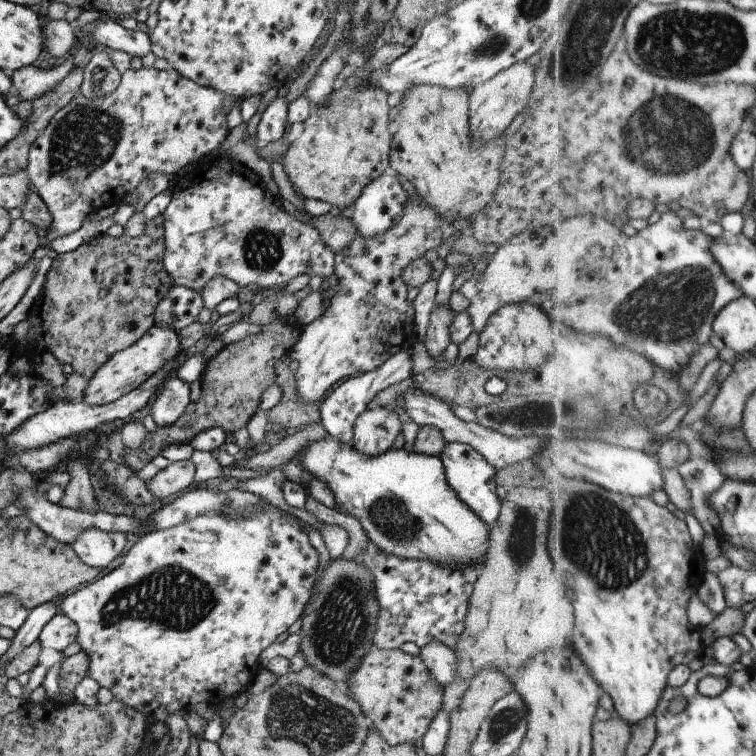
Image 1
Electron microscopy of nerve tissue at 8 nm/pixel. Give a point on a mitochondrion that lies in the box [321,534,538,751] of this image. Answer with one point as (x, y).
(506, 719)

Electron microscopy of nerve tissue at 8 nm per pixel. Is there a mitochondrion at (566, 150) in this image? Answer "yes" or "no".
no

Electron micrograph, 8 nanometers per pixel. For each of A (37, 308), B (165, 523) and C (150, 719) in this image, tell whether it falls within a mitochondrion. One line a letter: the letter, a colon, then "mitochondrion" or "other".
A: other
B: other
C: other

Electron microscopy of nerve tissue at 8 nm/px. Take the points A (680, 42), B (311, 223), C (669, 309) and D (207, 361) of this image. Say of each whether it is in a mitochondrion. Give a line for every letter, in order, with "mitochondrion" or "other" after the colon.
A: mitochondrion
B: other
C: mitochondrion
D: other

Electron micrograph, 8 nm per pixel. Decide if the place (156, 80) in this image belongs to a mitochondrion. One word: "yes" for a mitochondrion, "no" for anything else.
no

